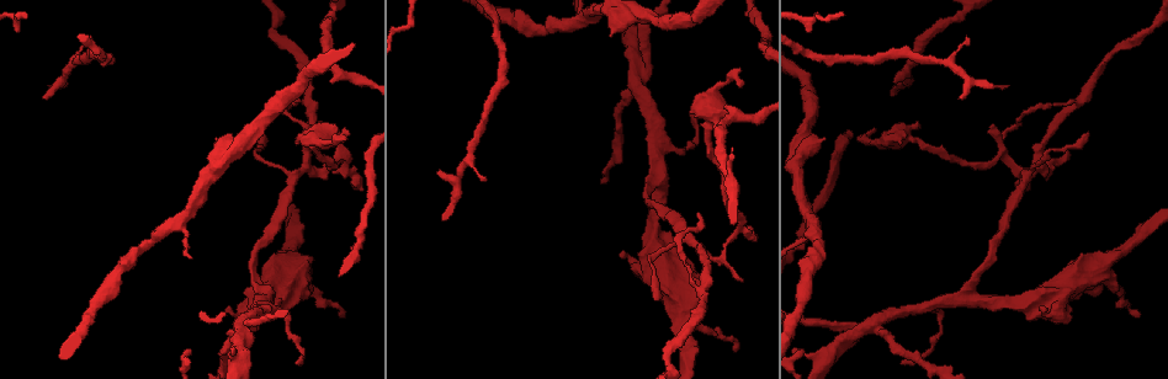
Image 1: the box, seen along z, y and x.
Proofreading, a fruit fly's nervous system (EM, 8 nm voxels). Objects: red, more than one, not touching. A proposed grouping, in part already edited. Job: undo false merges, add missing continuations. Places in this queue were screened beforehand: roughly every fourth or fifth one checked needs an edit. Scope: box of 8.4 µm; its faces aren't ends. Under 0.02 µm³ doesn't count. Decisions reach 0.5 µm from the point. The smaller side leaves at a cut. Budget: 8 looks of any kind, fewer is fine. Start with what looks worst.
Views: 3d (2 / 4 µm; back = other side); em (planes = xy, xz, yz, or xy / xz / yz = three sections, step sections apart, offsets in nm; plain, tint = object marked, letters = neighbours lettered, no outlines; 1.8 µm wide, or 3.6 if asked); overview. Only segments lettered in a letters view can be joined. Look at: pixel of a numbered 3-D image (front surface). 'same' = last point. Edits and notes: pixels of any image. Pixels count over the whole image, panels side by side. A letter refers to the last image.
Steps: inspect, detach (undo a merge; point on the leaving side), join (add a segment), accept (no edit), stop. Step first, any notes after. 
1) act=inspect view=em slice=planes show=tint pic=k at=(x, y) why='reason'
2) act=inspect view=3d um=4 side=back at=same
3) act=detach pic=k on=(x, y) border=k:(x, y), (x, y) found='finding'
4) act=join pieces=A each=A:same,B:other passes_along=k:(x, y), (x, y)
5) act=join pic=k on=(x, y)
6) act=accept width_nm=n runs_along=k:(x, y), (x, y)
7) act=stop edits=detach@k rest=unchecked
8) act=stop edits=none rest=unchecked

act=inspect view=em slice=planes show=tint pic=1 at=(637, 86) why='four arms meet'

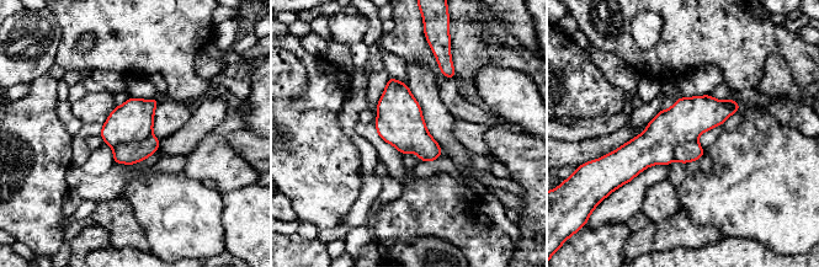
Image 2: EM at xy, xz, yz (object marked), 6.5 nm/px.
act=inspect view=em slice=planes show=letters at=same

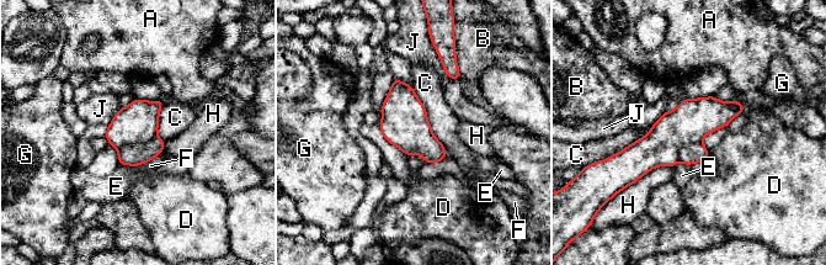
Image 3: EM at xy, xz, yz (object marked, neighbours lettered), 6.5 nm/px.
act=detach pic=3 on=(137, 154) each=A:other,B:other,C:other,D:other,E:other,F:other,G:other,H:other,J:other border=3:(156, 134), (147, 142), (117, 149) found='two neurons meet here'

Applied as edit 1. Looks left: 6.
act=inspect view=overview why='see it whole again'

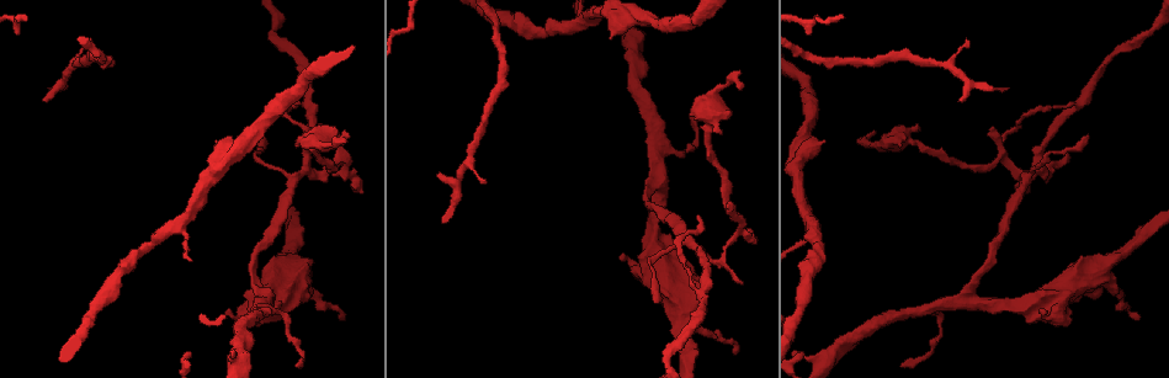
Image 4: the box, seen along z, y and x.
act=inspect view=3d um=2 pic=4 at=(1030, 191) why='free end'

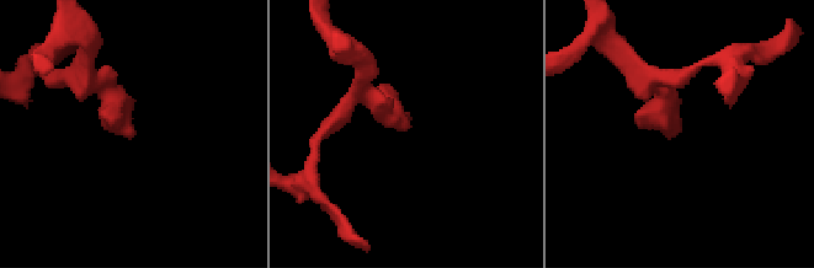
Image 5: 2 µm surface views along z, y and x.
act=inspect view=em slice=planes show=letters pic=5 at=(672, 136)

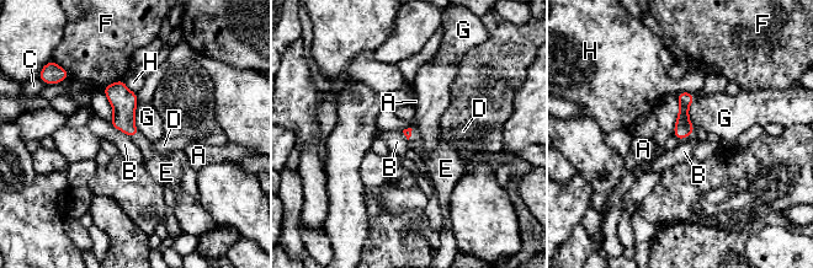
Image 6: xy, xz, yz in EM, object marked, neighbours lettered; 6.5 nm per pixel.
act=join pieces=E longest_contact=G:200nm each=A:other,B:other,C:other,D:other,E:same,F:other,G:other,H:other passes_along=6:(123, 102), (134, 135), (158, 165) found='it goes on there'

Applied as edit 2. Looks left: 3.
act=stop edits=detach@3,join@6 rest=unchecked

